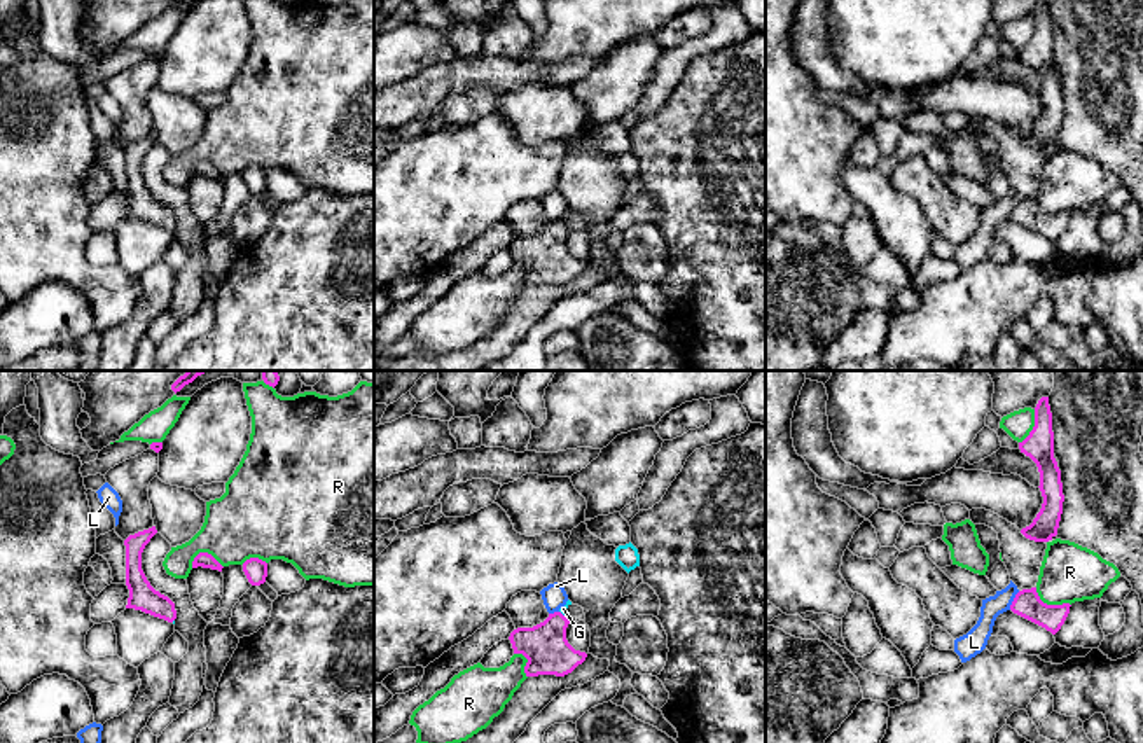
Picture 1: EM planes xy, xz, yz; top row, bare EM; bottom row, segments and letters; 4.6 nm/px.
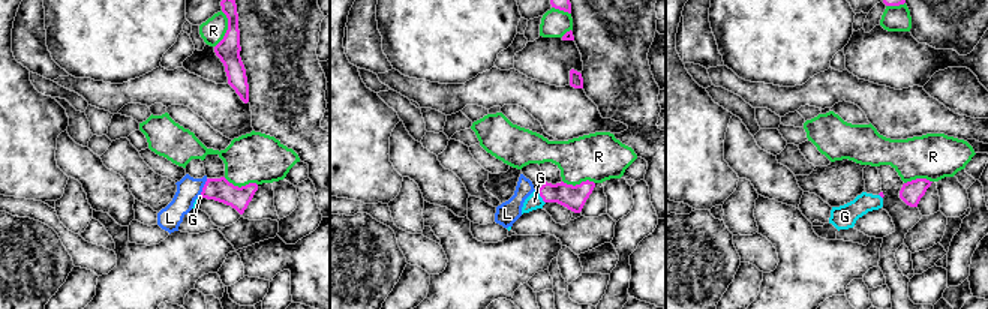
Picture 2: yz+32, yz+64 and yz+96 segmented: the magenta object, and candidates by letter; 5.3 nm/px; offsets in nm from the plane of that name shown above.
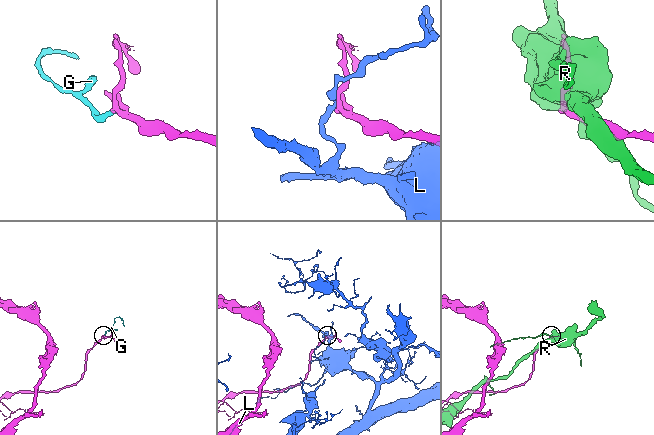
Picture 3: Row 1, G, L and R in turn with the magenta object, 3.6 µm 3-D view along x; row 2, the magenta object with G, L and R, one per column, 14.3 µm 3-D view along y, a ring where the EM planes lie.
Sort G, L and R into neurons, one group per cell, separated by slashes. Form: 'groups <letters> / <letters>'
groups G / L / R

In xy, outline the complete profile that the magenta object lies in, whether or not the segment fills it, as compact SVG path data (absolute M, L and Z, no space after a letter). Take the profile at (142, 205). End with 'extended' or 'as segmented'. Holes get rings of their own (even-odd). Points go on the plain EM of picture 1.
M156 135L129 143L126 154L126 194L129 206L126 217L142 219L154 226L173 231L177 227L175 212L156 199L142 178L142 161L150 147L157 142Z; as segmented

